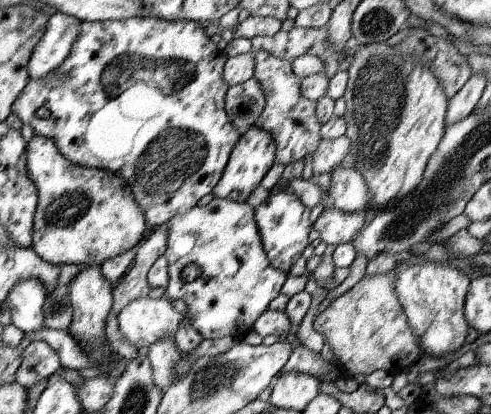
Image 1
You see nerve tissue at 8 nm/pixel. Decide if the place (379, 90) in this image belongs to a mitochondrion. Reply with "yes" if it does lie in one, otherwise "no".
yes

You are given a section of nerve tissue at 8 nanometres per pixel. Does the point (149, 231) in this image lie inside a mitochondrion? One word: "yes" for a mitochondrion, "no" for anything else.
no

